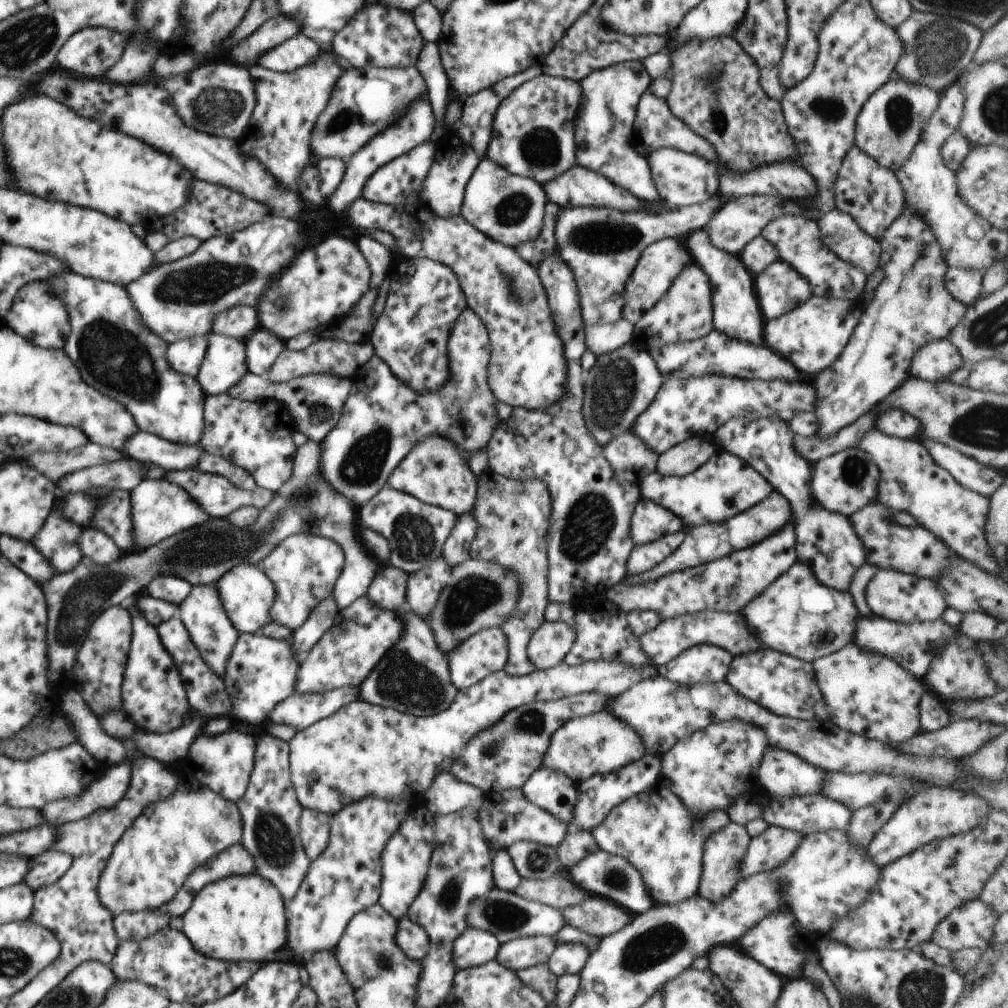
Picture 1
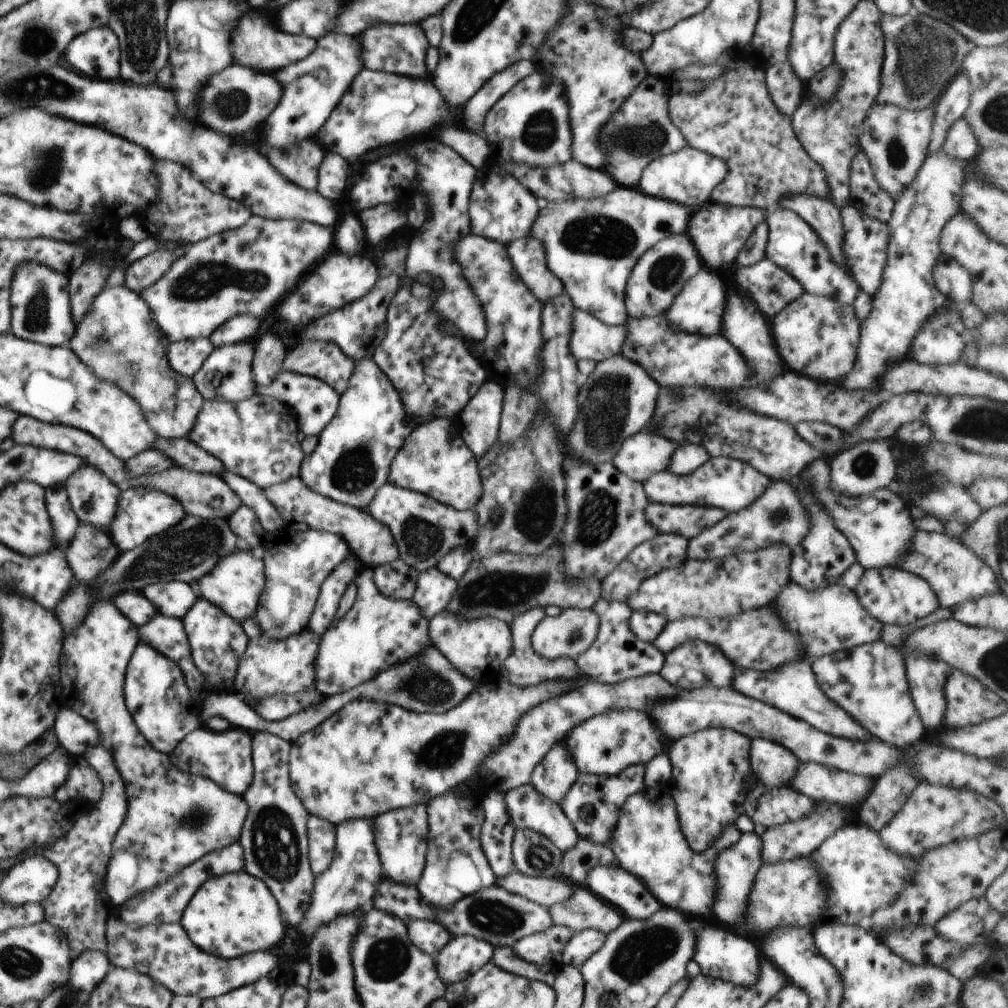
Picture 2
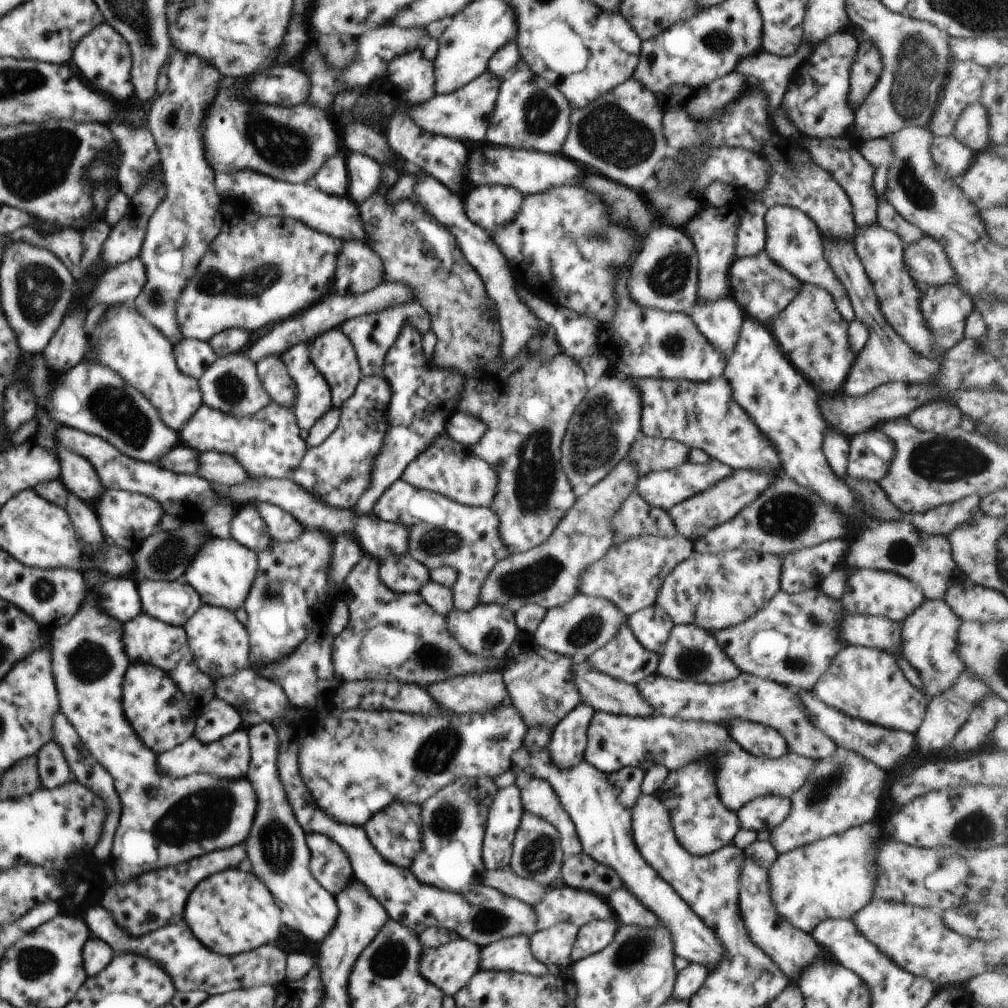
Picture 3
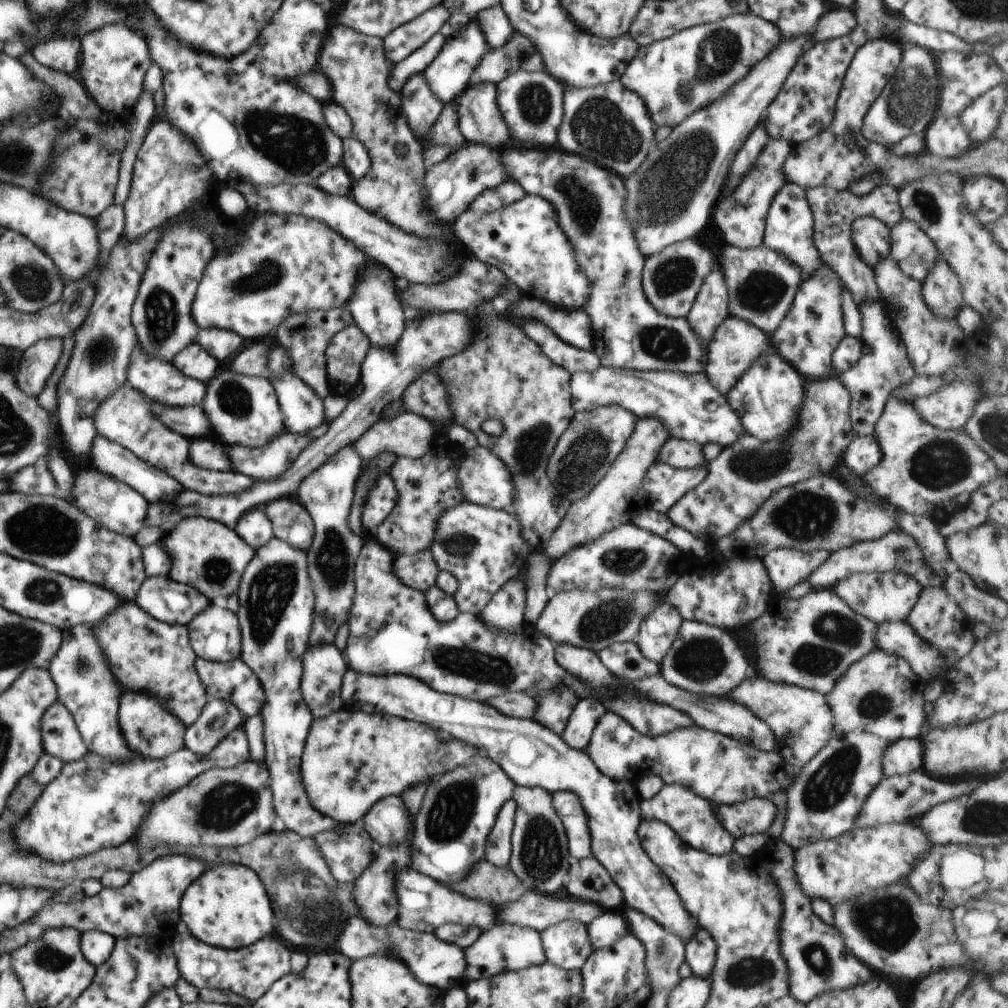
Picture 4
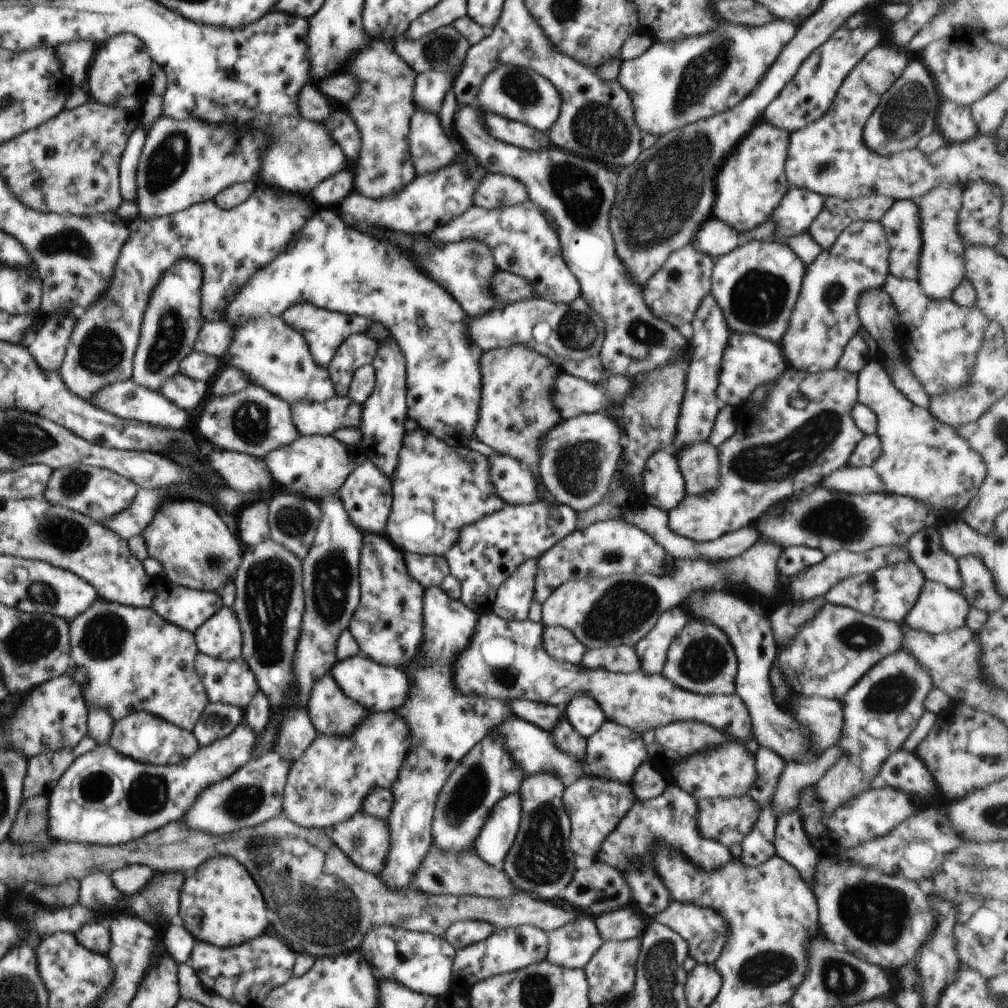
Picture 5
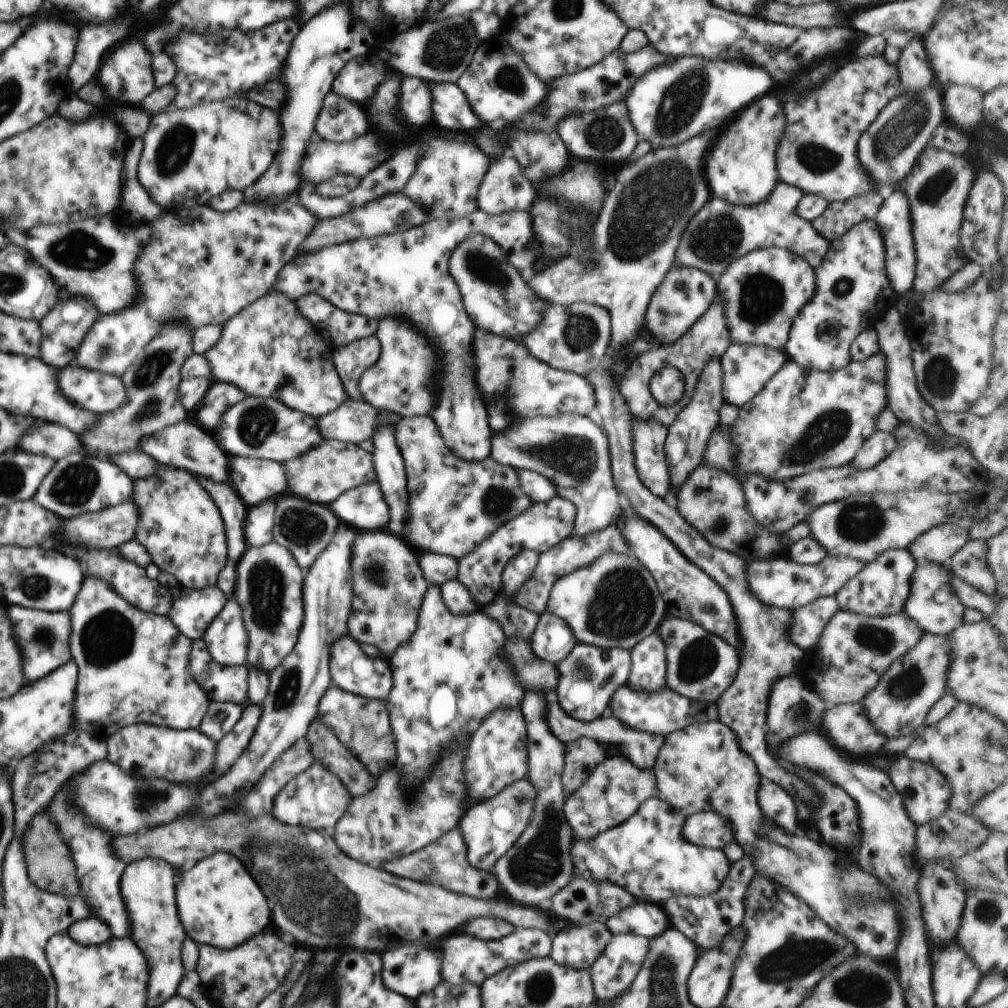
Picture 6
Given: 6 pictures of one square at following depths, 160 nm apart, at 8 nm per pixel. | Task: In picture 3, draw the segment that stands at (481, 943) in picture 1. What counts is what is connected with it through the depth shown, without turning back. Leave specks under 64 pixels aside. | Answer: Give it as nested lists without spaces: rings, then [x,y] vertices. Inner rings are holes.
[[[462,938],[437,947],[422,946],[419,964],[426,980],[453,997],[478,971],[479,947]]]

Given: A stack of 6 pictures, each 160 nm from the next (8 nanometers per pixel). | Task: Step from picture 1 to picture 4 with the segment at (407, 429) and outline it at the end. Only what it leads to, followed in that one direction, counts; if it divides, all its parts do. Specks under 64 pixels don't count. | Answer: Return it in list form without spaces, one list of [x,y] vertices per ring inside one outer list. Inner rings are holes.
[[[353,444],[331,456],[319,469],[304,478],[298,487],[298,500],[311,514],[315,531],[307,550],[307,571],[315,594],[312,630],[309,642],[333,644],[336,632],[347,622],[355,595],[355,562],[364,541],[348,524],[357,480],[364,466]]]

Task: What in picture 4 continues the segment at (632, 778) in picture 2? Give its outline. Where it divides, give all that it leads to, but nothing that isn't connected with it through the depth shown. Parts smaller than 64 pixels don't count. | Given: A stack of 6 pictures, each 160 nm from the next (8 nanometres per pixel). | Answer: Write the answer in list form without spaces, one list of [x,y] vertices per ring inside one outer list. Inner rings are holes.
[[[347,669],[343,676],[341,697],[344,700],[343,706],[352,712],[356,712],[356,710],[362,710],[368,714],[384,712],[390,716],[418,720],[418,722],[428,724],[430,728],[442,730],[443,735],[456,736],[456,739],[467,742],[484,753],[488,752],[486,755],[502,767],[502,770],[513,780],[515,785],[542,787],[551,793],[556,791],[576,793],[580,797],[582,806],[589,818],[592,856],[606,867],[608,874],[622,889],[626,908],[636,909],[638,912],[653,918],[667,930],[674,931],[684,942],[687,942],[694,934],[695,928],[698,927],[696,918],[692,918],[687,908],[682,906],[670,880],[660,872],[660,868],[656,868],[656,864],[652,864],[652,860],[648,858],[646,851],[642,848],[637,833],[641,821],[639,808],[642,798],[637,792],[635,782],[626,779],[612,780],[609,776],[601,773],[599,768],[596,768],[594,761],[587,755],[586,751],[572,748],[562,736],[540,726],[538,721],[534,722],[534,719],[508,718],[508,716],[492,710],[492,706],[488,706],[484,702],[464,700],[459,696],[444,696],[440,692],[434,692],[432,688],[428,688],[428,684],[424,684],[420,679],[416,680],[416,677],[413,676],[398,676],[398,674],[396,676],[370,676],[362,671]]]

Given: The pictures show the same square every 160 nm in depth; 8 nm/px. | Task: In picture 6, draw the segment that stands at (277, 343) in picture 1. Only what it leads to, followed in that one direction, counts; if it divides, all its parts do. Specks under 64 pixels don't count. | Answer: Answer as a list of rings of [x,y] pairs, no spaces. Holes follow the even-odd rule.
[[[348,399],[334,412],[318,417],[317,429],[325,439],[338,439],[348,444],[371,440],[379,422],[376,407],[366,401]]]

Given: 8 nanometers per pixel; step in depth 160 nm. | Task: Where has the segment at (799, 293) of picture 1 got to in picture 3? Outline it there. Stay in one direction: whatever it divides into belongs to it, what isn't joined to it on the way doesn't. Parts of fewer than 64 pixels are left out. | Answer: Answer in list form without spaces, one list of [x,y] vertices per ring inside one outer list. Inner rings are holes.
[[[764,250],[756,254],[756,256],[736,258],[734,260],[729,270],[729,286],[730,295],[743,308],[746,317],[769,326],[769,322],[796,298],[802,283],[793,274],[778,266]],[[770,282],[778,282],[782,286],[780,294],[776,296],[776,300],[760,300],[760,294],[764,294],[768,290]]]

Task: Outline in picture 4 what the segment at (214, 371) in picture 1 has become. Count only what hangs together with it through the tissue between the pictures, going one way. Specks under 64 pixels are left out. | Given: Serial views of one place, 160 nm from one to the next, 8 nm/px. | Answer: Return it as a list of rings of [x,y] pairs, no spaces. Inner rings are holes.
[[[229,368],[217,373],[206,384],[207,391],[201,407],[208,417],[214,438],[226,446],[242,445],[256,448],[266,446],[285,429],[284,415],[273,384],[267,378],[233,373]]]

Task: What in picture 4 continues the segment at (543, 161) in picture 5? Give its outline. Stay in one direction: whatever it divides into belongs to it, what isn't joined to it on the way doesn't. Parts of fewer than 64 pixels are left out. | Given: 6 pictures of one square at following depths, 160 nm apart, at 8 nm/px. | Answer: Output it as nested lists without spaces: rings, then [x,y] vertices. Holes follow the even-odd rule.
[[[514,148],[499,151],[507,173],[513,181],[522,186],[527,195],[544,197],[544,200],[553,204],[558,224],[575,249],[576,262],[591,282],[591,294],[584,310],[592,321],[593,351],[598,355],[601,366],[635,371],[678,370],[684,374],[702,372],[706,355],[703,354],[699,338],[689,322],[684,317],[677,319],[659,313],[643,293],[641,280],[645,256],[640,252],[635,239],[635,226],[632,226],[624,216],[624,198],[627,198],[627,190],[623,179],[614,171],[599,167],[580,155],[566,153],[559,148],[555,148],[552,152]]]

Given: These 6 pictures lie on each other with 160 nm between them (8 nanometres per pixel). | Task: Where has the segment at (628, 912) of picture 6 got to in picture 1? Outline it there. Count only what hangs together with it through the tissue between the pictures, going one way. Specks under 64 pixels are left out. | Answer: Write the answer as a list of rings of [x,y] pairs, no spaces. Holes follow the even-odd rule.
[[[582,943],[559,944],[547,962],[550,970],[559,977],[565,974],[580,974],[591,950]]]

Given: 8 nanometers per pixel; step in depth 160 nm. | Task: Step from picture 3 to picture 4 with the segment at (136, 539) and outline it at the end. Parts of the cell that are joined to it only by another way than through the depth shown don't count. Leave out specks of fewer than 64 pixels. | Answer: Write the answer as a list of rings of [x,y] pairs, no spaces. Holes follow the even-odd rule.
[[[91,466],[75,470],[73,482],[73,504],[86,513],[101,527],[109,528],[118,534],[134,538],[135,534],[144,526],[149,502],[131,486],[113,479]]]

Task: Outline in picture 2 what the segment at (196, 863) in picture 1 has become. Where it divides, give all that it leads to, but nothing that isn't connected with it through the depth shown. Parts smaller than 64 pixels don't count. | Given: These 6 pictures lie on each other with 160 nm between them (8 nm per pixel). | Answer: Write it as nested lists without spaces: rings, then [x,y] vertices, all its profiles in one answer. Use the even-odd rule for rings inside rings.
[[[98,600],[96,606],[88,610],[88,616],[82,620],[80,626],[64,636],[63,642],[59,663],[60,668],[66,670],[59,674],[62,674],[62,678],[70,678],[78,698],[78,704],[74,704],[71,709],[93,724],[100,736],[98,745],[112,750],[112,758],[120,770],[120,776],[126,782],[128,814],[112,841],[112,854],[105,878],[105,891],[109,894],[112,905],[119,906],[132,896],[158,887],[205,854],[221,851],[232,843],[238,843],[248,814],[248,805],[243,795],[234,794],[209,778],[192,773],[190,776],[180,774],[179,768],[170,764],[171,760],[168,760],[166,753],[156,752],[138,732],[123,695],[127,664],[138,644],[138,630],[124,614],[120,616],[120,610],[110,600]]]

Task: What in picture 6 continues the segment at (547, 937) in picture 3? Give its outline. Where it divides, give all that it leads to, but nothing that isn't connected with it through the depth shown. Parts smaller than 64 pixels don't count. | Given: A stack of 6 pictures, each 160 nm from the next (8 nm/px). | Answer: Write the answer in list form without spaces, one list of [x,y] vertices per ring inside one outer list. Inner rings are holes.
[[[598,921],[572,925],[552,937],[549,957],[556,964],[590,970],[613,935],[605,924]]]

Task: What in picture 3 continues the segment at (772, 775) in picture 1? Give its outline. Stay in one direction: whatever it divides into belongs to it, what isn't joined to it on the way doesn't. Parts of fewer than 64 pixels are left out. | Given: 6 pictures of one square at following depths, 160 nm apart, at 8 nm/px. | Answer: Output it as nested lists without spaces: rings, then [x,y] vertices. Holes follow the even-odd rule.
[[[736,718],[736,720],[730,720],[728,732],[744,750],[756,756],[779,759],[788,753],[784,737],[775,728]]]

